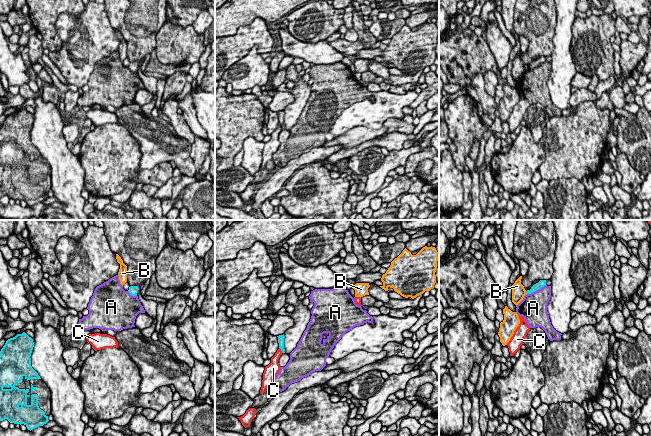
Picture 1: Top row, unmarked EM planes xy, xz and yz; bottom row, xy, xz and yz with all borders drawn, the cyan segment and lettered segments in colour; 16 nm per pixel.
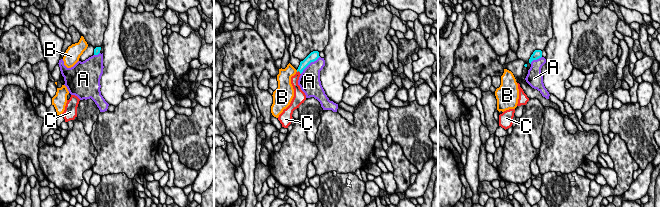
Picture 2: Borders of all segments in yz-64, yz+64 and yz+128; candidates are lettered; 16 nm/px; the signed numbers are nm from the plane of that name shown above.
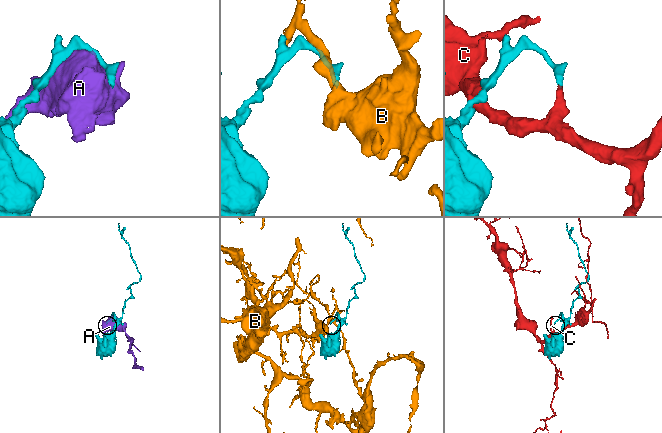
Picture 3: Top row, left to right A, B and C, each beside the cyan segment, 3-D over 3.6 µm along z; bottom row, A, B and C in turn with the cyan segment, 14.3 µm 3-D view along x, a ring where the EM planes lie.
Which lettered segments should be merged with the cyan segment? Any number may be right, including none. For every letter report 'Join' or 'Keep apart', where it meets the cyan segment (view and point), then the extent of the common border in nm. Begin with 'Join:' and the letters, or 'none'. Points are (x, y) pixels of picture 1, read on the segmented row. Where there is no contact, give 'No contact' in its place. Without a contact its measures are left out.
Join: C
A: Keep apart. Touches cyan at yz (535, 290). Shared border 360 nm
B: Keep apart. Touches cyan at yz (526, 293). Shared border 70 nm
C: Join. Touches cyan at xz (281, 350). Shared border 110 nm

